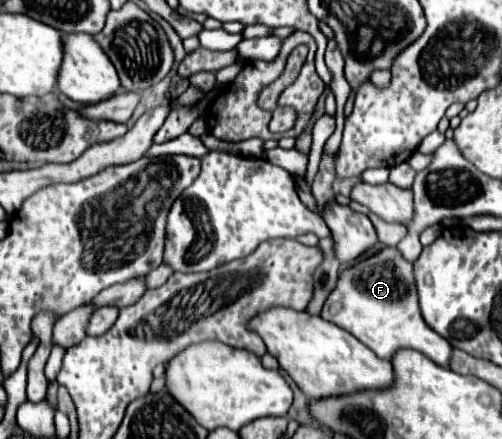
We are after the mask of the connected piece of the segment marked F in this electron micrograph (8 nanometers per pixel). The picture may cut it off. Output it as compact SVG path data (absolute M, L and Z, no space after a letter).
M382 247L372 257L346 267L338 277L334 293L326 299L320 317L352 333L382 359L392 359L398 349L416 349L444 367L452 355L450 343L422 321L412 265L396 247Z

